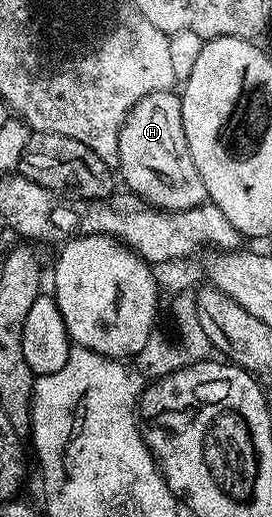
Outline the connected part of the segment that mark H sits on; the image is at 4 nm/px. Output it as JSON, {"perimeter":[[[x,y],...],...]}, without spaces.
{"perimeter":[[[157,90],[154,94],[143,96],[129,109],[129,115],[119,132],[119,156],[117,157],[119,178],[126,182],[128,193],[136,194],[151,208],[161,212],[180,212],[196,206],[206,205],[209,193],[195,168],[187,136],[183,132],[183,112],[181,100],[176,93],[168,90]]]}

